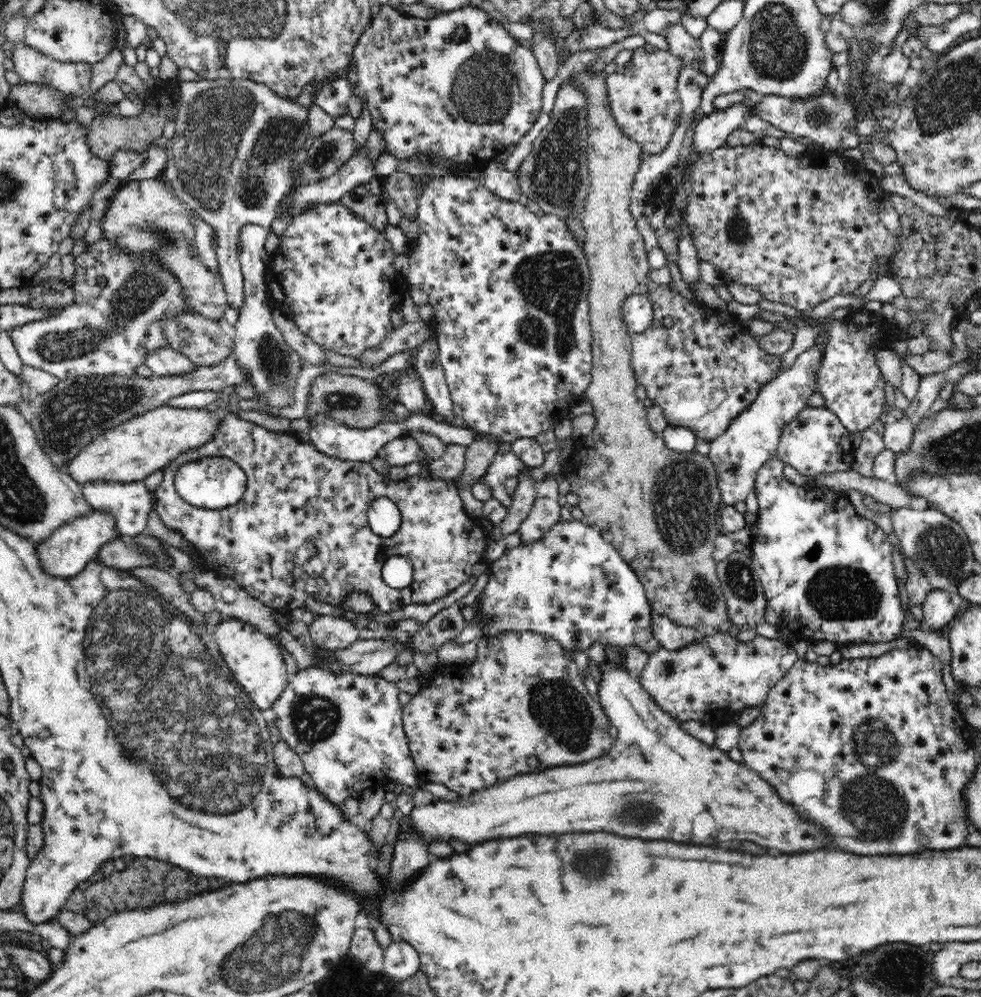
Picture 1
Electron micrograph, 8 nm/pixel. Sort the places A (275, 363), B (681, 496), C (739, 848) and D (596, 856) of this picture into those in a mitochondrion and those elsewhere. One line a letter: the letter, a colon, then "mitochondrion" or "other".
A: mitochondrion
B: mitochondrion
C: other
D: mitochondrion

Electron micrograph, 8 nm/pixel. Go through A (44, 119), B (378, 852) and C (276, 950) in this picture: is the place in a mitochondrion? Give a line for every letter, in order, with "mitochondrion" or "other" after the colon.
A: other
B: other
C: mitochondrion

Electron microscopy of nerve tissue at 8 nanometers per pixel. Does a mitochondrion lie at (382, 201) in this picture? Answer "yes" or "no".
no

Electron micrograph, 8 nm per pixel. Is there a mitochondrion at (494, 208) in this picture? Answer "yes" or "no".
no

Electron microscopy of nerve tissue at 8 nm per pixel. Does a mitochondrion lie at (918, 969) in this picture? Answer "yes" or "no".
no

